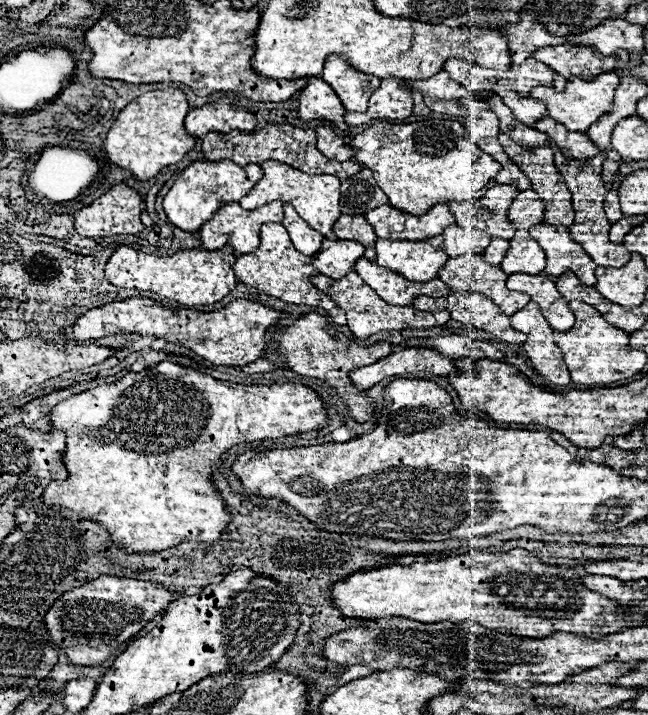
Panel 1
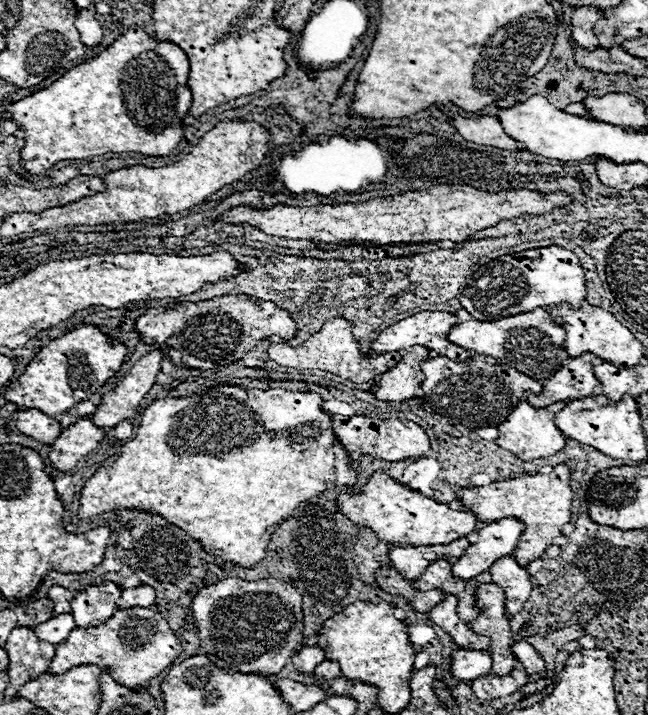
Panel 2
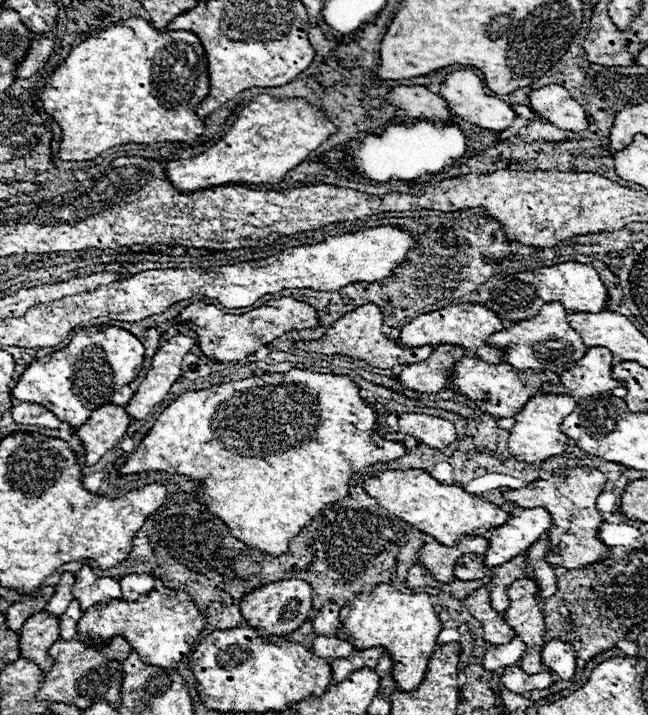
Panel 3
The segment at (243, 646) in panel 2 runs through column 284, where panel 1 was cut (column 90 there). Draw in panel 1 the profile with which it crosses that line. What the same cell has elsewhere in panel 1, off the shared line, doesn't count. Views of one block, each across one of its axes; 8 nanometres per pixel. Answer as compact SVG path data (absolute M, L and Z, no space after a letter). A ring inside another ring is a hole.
M100 576L92 582L86 582L80 588L74 588L56 602L46 614L46 628L60 652L64 652L72 664L78 666L98 666L114 650L138 634L156 614L166 614L168 606L184 596L184 592L172 592L160 584L118 578L118 576Z

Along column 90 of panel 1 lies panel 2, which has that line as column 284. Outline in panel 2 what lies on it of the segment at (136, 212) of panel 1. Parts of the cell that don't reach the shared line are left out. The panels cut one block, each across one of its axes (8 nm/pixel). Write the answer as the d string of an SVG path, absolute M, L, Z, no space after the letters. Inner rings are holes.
M436 184L422 192L394 194L386 198L374 198L356 204L318 204L318 206L288 206L274 204L268 208L234 206L218 220L228 224L250 224L270 236L284 236L290 240L310 240L336 244L340 240L368 242L368 244L422 244L422 242L468 242L472 234L490 228L502 220L518 216L548 214L556 206L568 206L574 202L572 194L550 192L540 194L526 188L506 188L500 192L476 190L468 184Z

